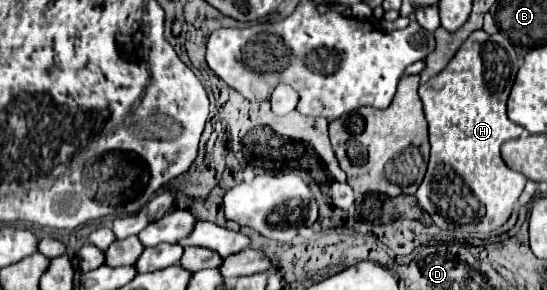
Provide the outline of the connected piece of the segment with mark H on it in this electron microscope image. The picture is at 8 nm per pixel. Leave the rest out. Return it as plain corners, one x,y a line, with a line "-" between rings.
476,30
460,46
448,66
420,86
420,98
430,128
430,172
450,166
480,200
486,214
476,224
476,232
492,232
506,224
516,200
520,198
526,178
510,170
500,158
502,142
518,138
524,128
506,116
506,100
518,72
518,58
512,42
504,34
486,34

